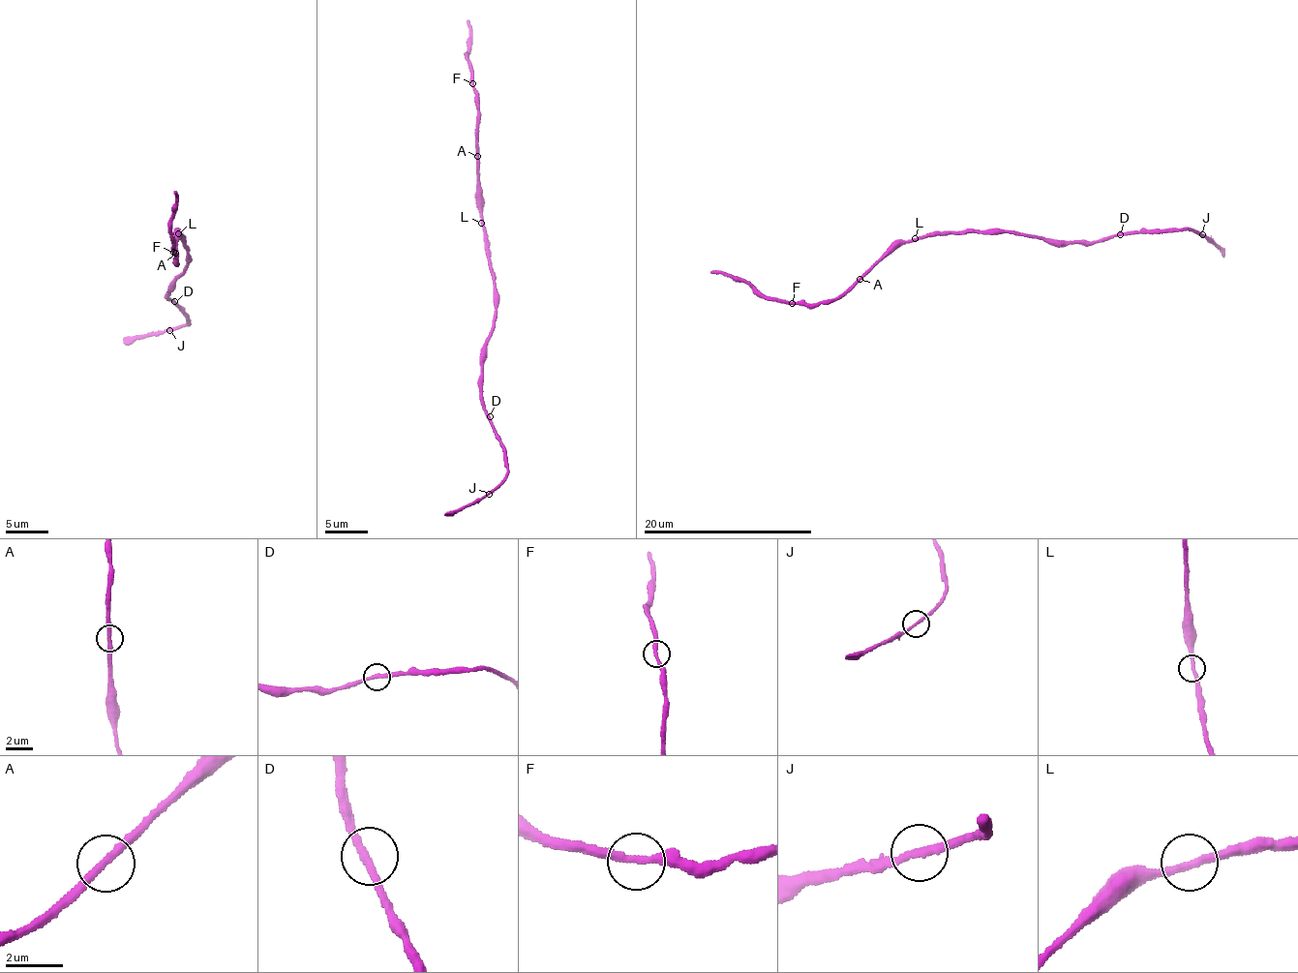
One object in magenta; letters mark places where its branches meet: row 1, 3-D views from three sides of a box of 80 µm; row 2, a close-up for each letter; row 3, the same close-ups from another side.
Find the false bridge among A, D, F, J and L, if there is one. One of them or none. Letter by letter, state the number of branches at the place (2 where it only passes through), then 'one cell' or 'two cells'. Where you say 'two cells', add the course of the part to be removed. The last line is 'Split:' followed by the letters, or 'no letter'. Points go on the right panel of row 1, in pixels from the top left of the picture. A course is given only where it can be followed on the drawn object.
A: branches 2; one cell
D: branches 2; one cell
F: branches 2; one cell
J: branches 2; one cell
L: branches 2; one cell
Split: no letter

